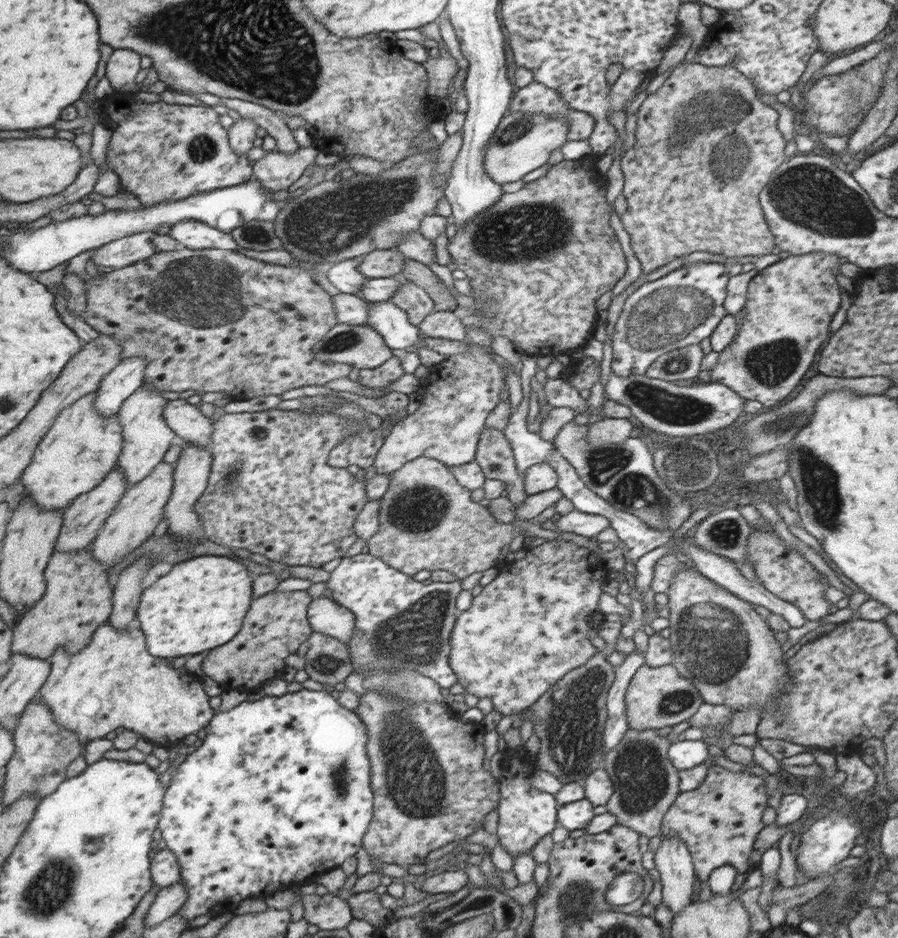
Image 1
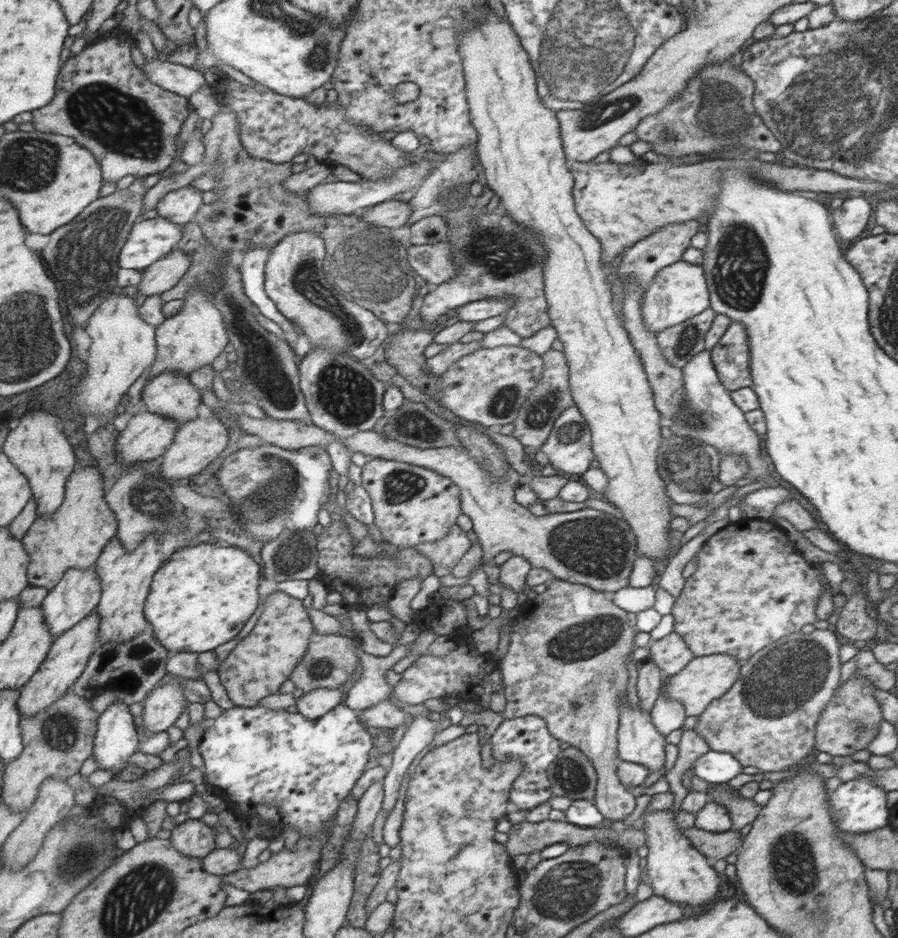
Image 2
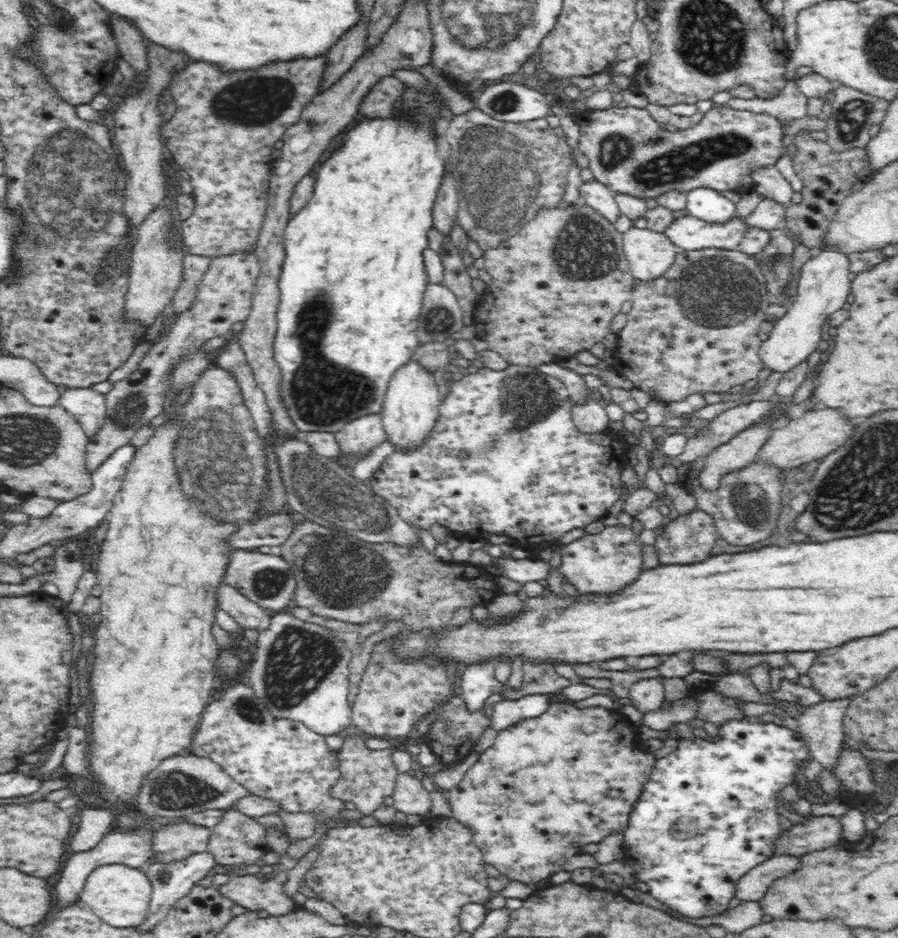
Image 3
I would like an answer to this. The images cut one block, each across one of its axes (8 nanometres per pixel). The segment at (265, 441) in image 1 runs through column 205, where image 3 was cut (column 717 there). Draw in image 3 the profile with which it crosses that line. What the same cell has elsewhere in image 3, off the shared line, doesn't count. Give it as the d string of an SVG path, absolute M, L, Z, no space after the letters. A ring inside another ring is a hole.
M752 461L737 473L728 473L722 480L719 491L706 491L700 487L698 479L693 478L688 487L695 497L695 507L714 516L720 538L730 545L746 546L764 540L776 530L776 524L785 498L782 477L774 468Z

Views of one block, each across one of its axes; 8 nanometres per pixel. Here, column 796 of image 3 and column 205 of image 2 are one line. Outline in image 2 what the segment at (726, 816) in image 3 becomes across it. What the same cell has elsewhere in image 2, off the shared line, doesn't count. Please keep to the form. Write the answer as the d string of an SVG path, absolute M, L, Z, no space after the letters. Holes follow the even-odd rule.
M344 703L323 716L308 718L308 715L288 712L287 709L234 706L223 711L209 723L199 744L204 760L205 775L211 786L224 787L235 813L245 812L259 817L273 829L268 839L280 835L282 828L294 827L301 837L314 839L329 825L335 824L340 806L345 802L355 780L363 773L367 762L367 750L371 748L369 734L359 726L357 712Z

